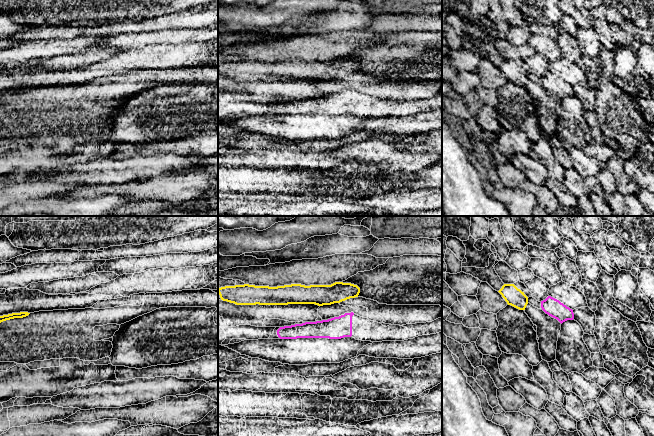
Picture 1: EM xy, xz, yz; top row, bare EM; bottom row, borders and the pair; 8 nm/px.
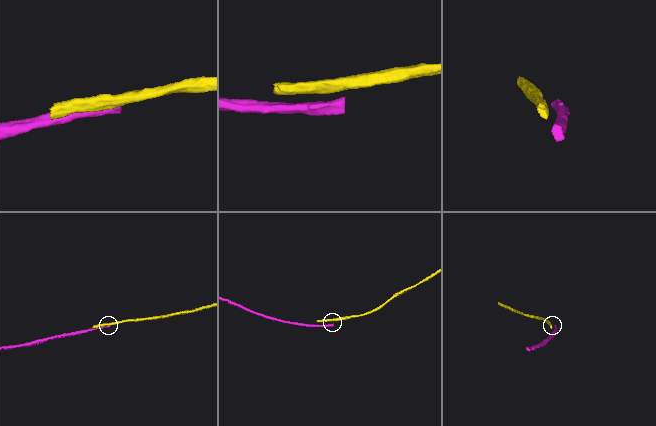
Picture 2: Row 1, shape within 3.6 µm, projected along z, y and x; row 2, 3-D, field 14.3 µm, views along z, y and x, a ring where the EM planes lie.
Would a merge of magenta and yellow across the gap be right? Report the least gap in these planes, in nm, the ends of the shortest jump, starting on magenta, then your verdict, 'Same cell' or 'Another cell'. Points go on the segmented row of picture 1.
Distance 100 nm. Across: xz (345, 313), (339, 302). Another cell

